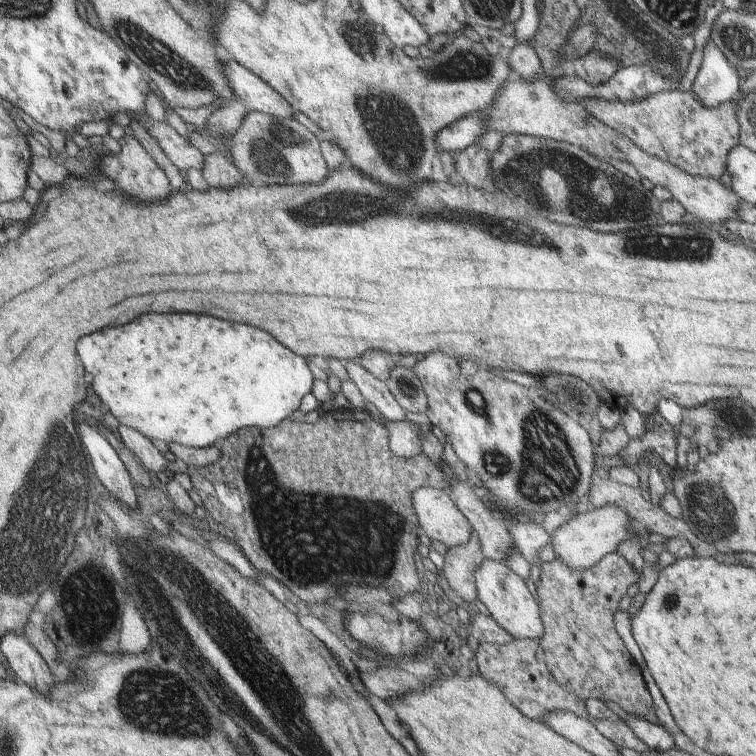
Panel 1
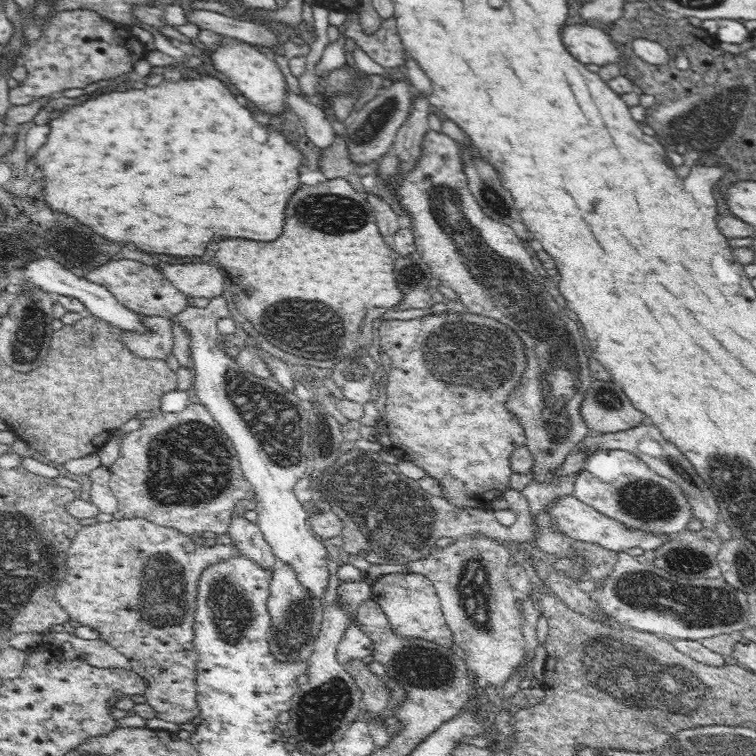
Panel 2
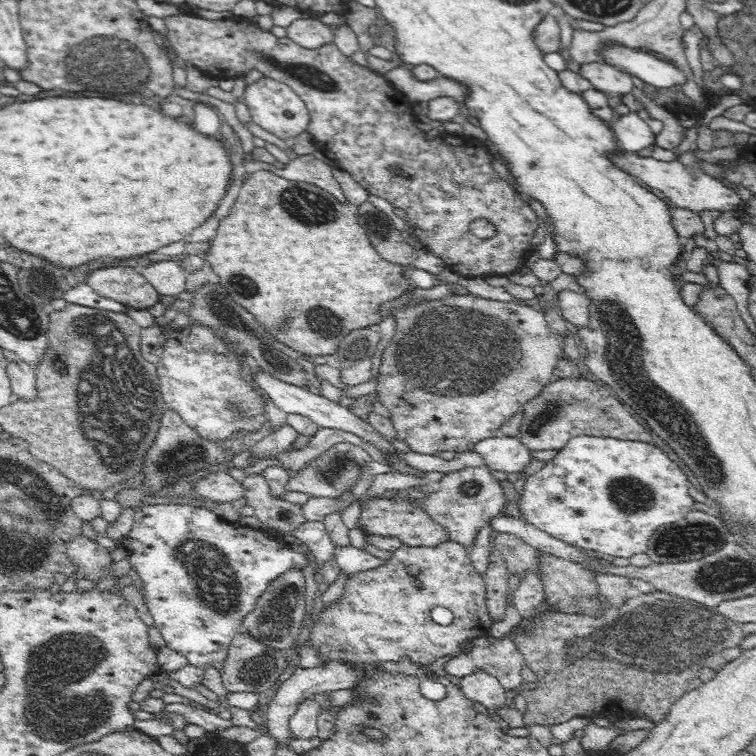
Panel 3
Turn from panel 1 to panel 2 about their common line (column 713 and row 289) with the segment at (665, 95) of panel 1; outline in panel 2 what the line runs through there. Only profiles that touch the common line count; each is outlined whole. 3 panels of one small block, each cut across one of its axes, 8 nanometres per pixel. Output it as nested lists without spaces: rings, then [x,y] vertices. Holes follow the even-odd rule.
[[[124,259],[112,260],[112,262],[98,262],[92,264],[92,268],[88,266],[88,268],[84,268],[84,270],[80,268],[80,270],[88,280],[105,286],[118,302],[136,313],[172,319],[172,316],[183,311],[188,306],[186,295],[166,279],[155,266]]]

